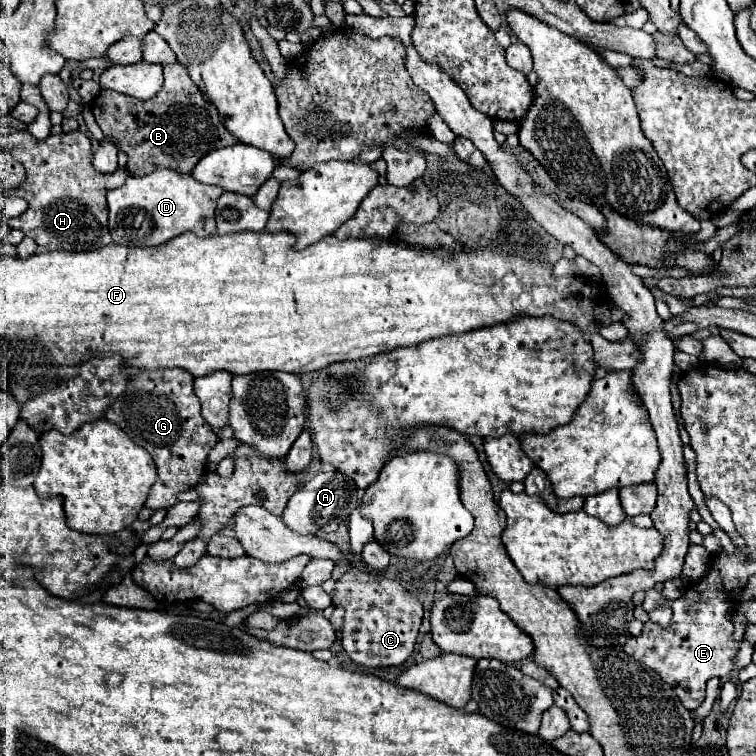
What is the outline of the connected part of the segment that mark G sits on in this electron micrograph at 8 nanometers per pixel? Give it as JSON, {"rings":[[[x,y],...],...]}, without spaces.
{"rings":[[[181,368],[135,372],[129,376],[127,392],[109,406],[105,418],[121,426],[121,430],[155,460],[159,478],[145,502],[151,510],[167,510],[177,504],[177,492],[195,488],[205,472],[211,448],[219,442],[215,430],[201,416],[201,404],[193,392],[193,376]]]}

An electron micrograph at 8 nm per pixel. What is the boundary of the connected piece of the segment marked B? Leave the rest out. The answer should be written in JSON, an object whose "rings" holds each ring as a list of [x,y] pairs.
{"rings":[[[179,62],[165,64],[163,90],[151,100],[137,100],[115,90],[101,90],[91,102],[93,116],[107,138],[117,138],[119,150],[129,156],[127,172],[131,176],[145,176],[157,168],[169,168],[181,174],[189,174],[195,164],[211,150],[237,144],[219,112],[211,102],[203,98],[189,72]]]}

